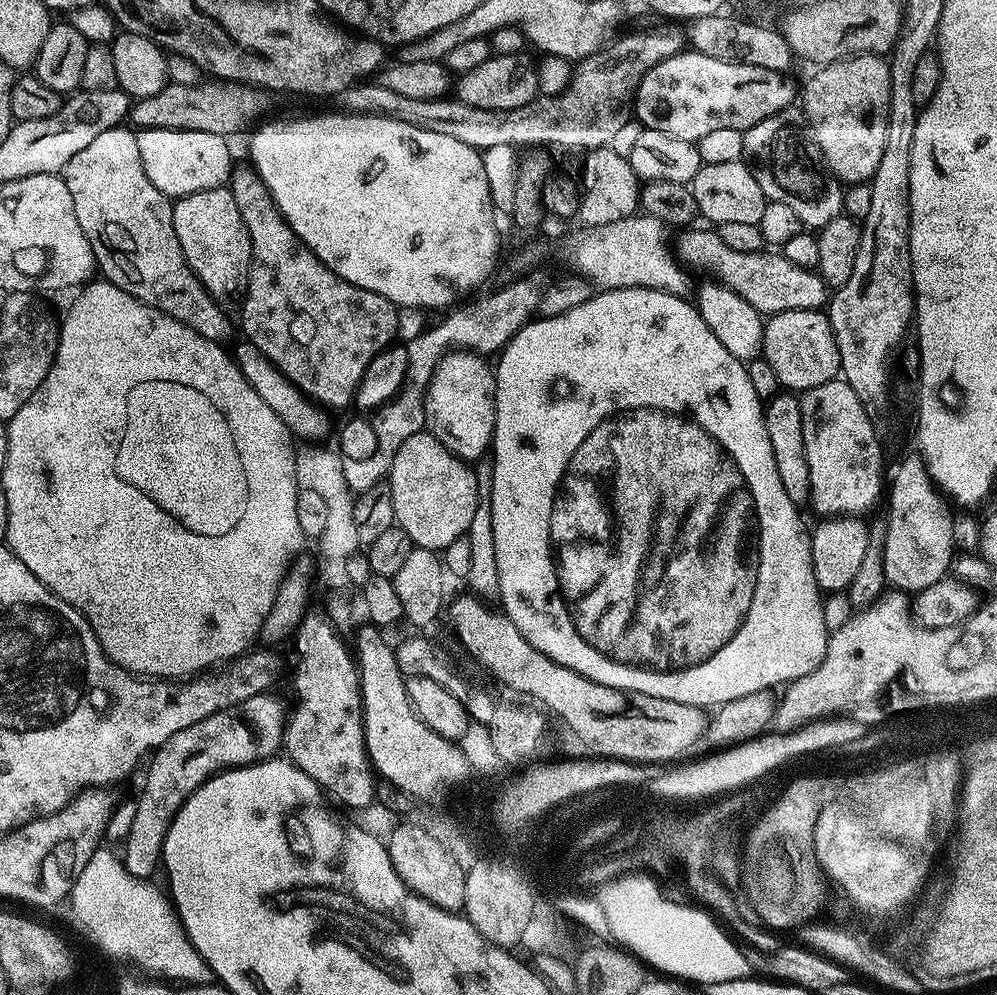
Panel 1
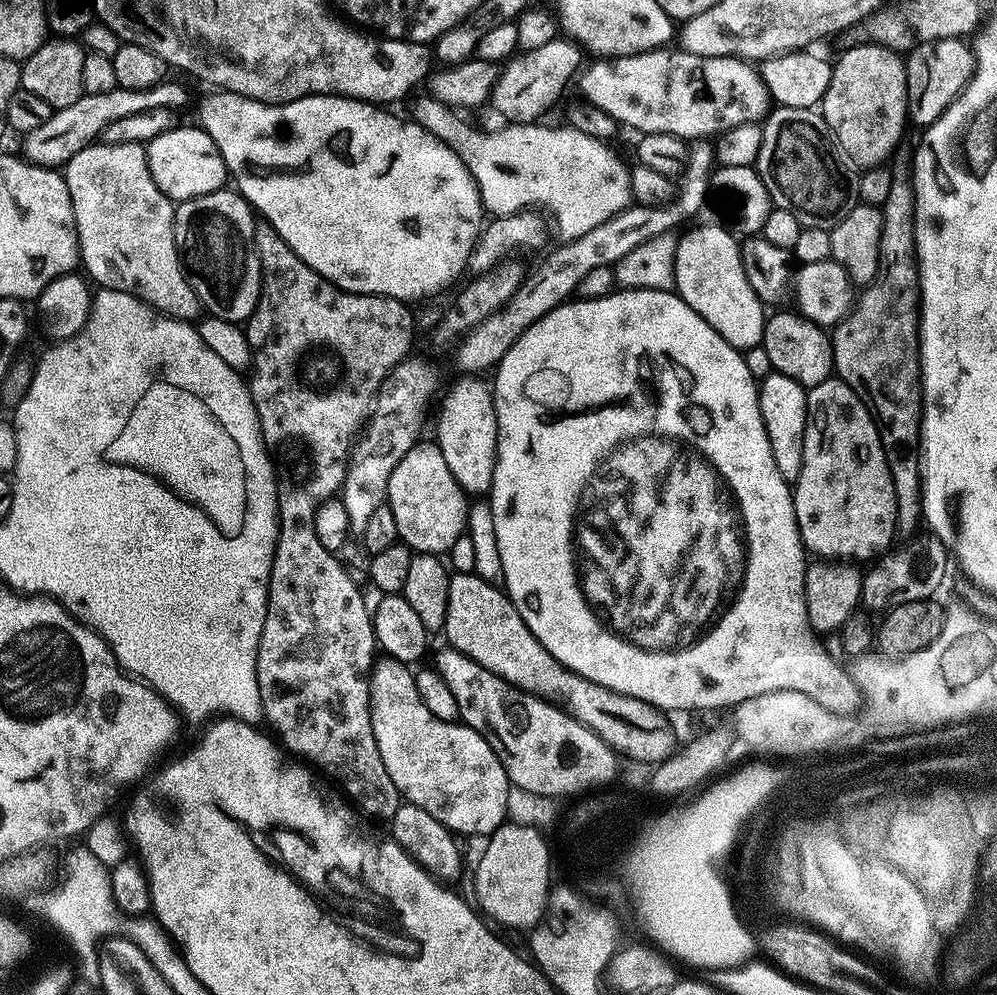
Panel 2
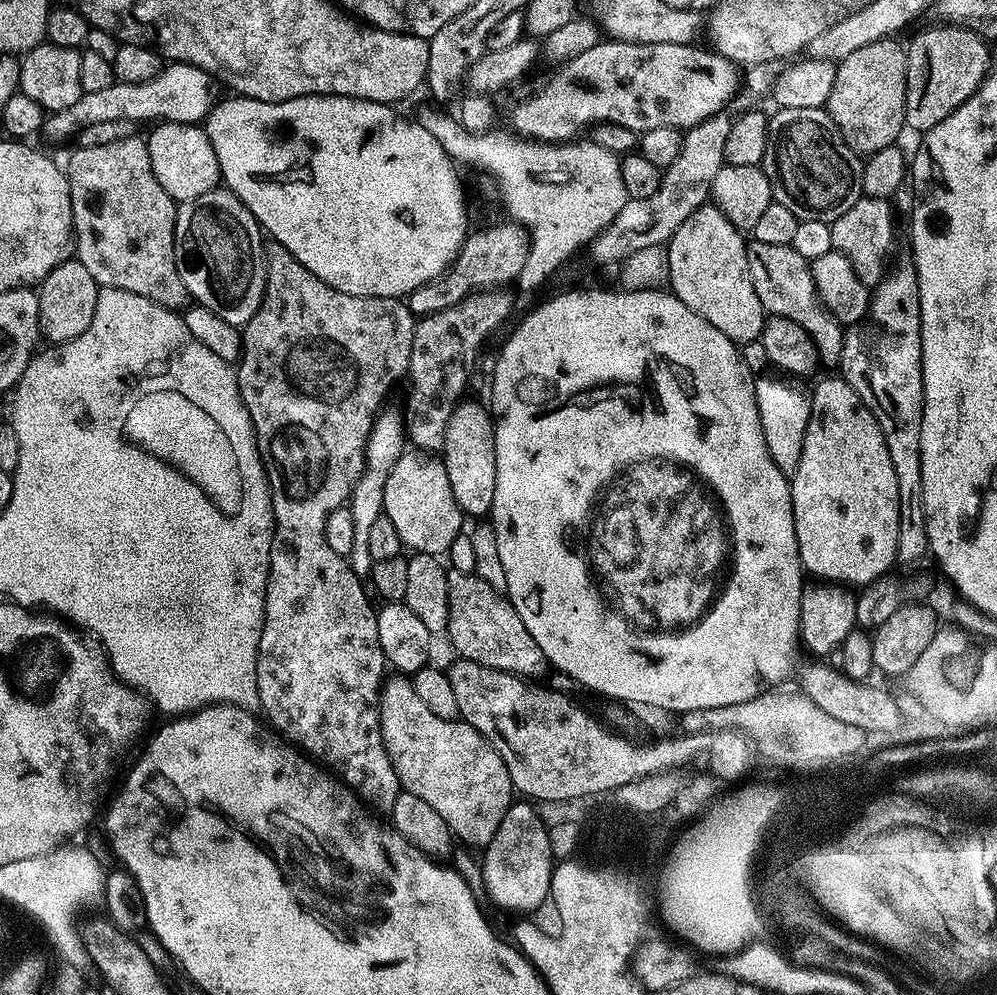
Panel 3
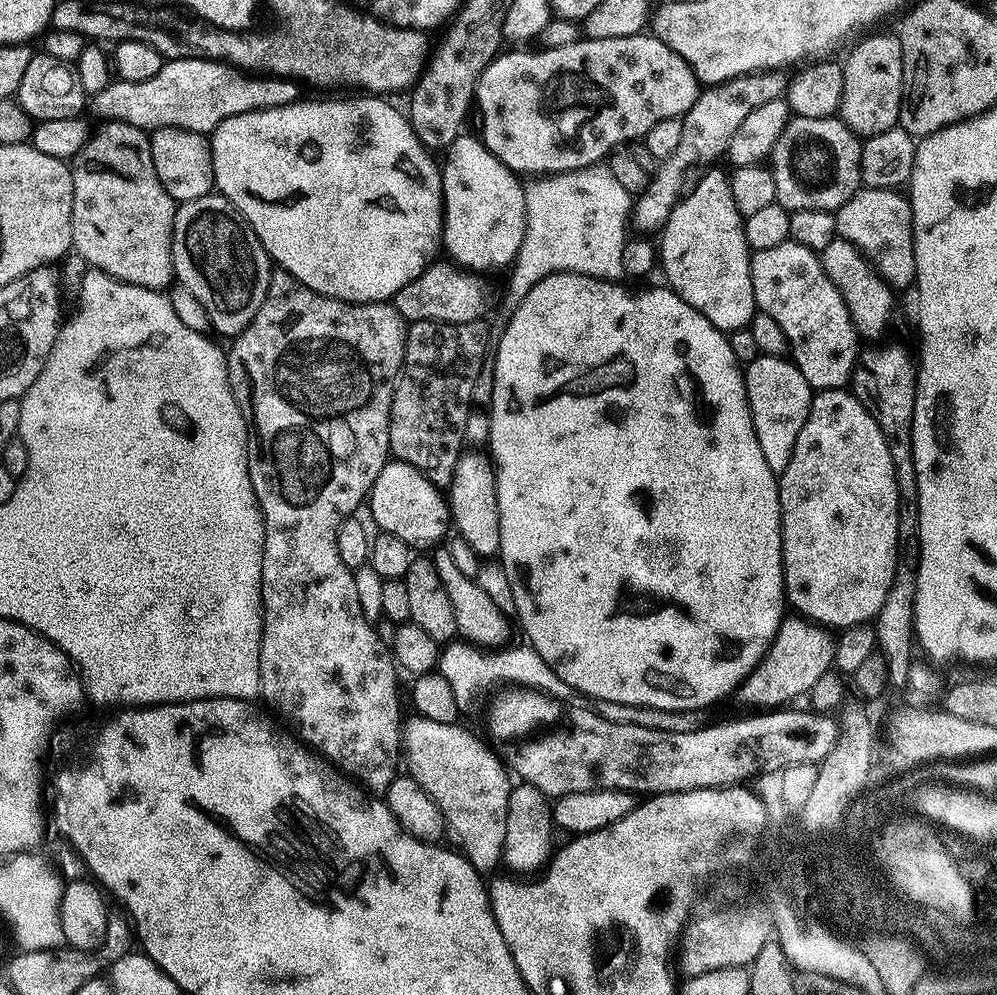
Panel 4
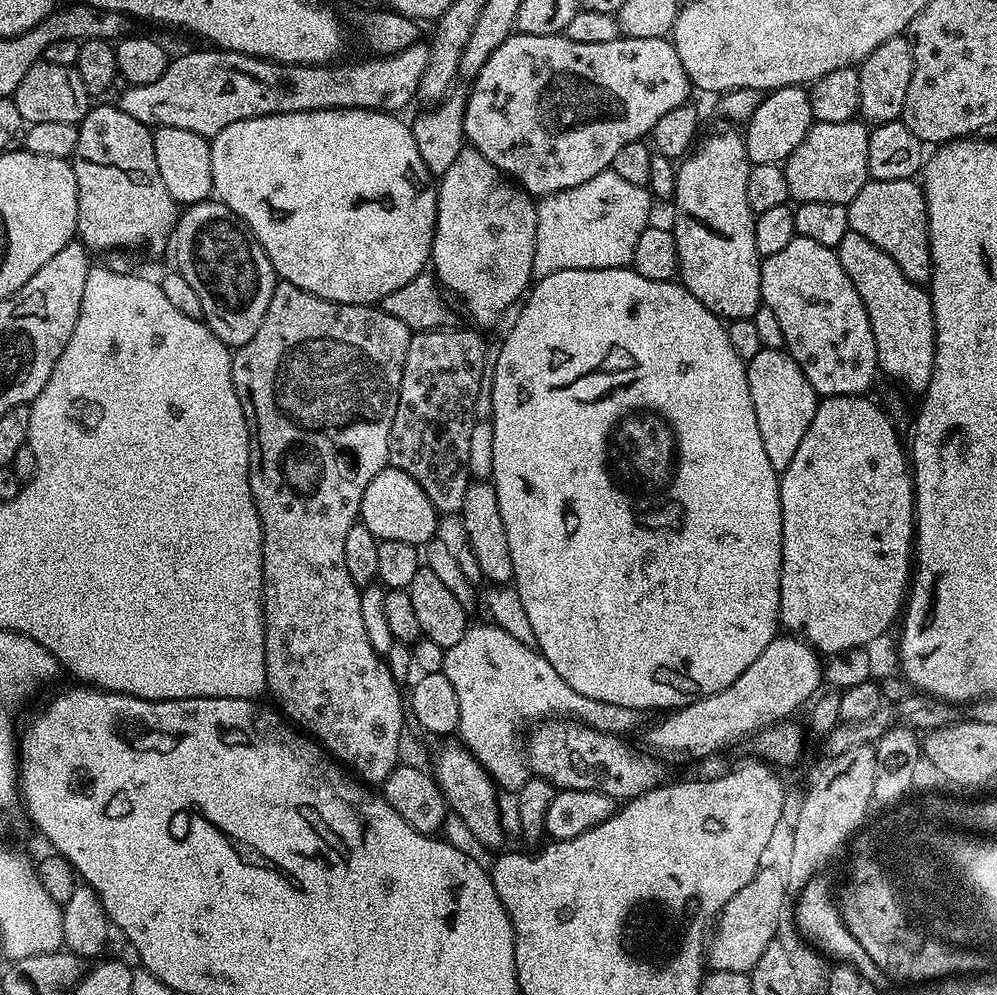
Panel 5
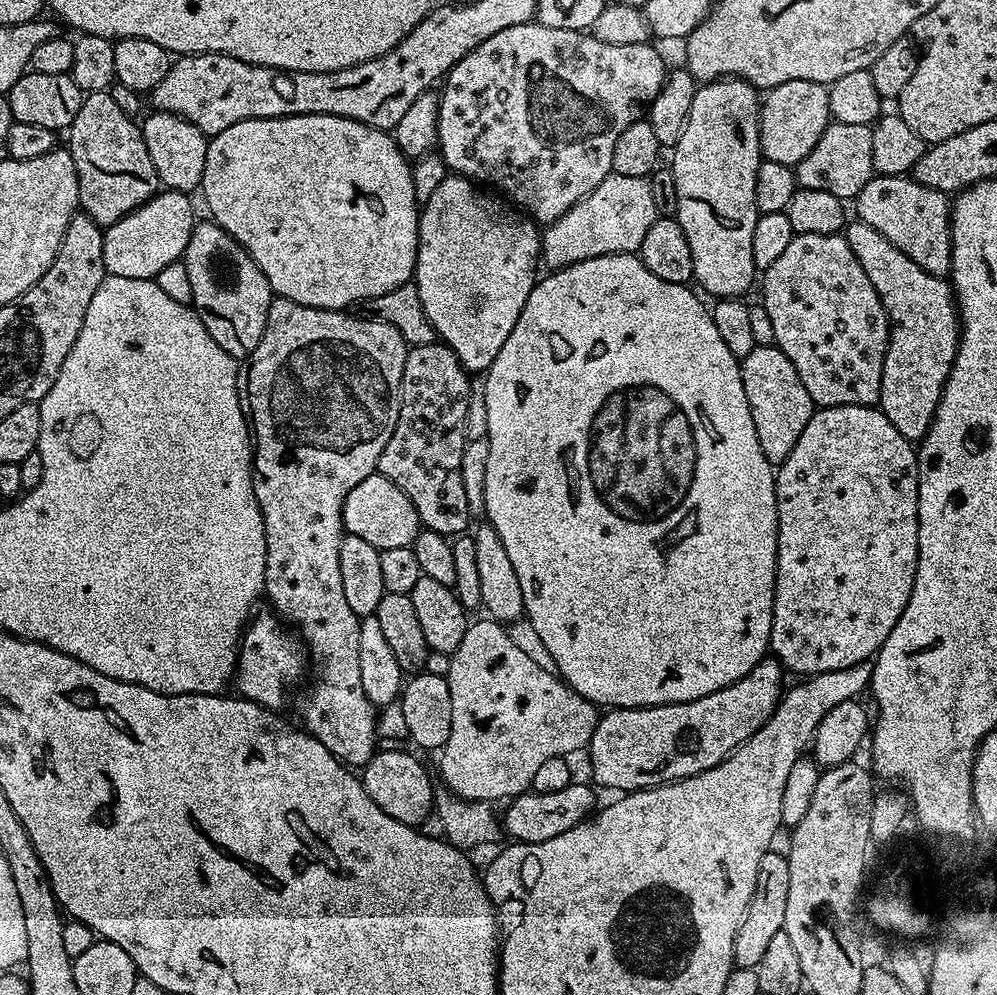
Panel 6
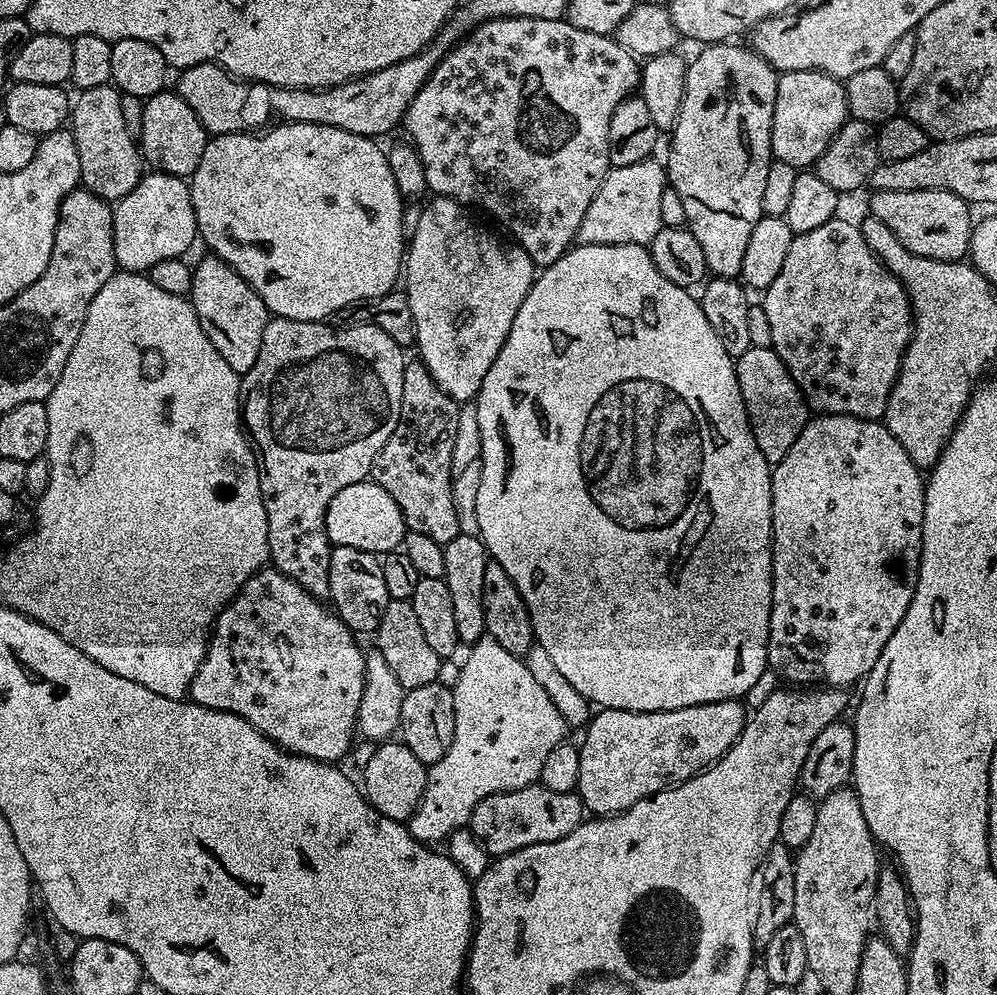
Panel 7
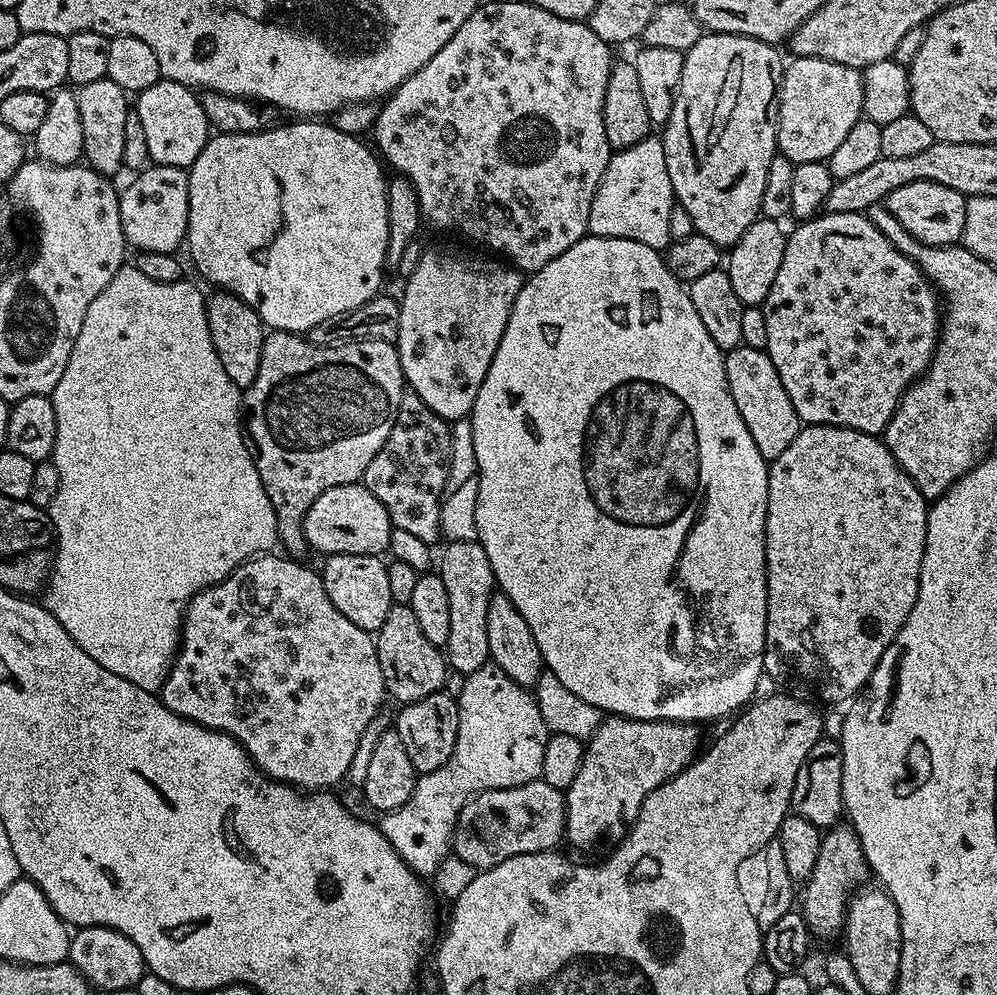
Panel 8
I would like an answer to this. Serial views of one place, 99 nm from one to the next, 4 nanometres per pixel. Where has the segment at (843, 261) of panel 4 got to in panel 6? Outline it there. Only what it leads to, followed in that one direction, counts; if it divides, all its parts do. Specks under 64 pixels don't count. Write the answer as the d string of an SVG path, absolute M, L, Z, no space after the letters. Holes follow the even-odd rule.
M853 219L842 235L850 250L854 250L854 258L858 258L862 270L866 270L870 286L878 290L878 298L888 315L888 349L882 362L878 407L890 422L894 422L898 434L919 442L932 425L960 345L956 294L945 277L922 270L918 262L906 258L898 246L886 242L886 238L882 238L878 230L866 226L866 222Z

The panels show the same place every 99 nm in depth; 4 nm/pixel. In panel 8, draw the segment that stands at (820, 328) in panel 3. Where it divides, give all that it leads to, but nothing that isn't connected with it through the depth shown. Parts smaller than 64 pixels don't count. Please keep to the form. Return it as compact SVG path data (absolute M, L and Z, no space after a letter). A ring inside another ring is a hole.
M825 211L795 226L797 228L790 232L786 242L786 254L782 254L782 267L774 277L774 286L770 286L770 294L766 294L762 305L766 318L766 351L770 362L774 362L774 370L778 370L778 378L782 378L782 386L786 386L786 394L790 394L790 402L794 402L794 410L801 425L842 426L871 436L880 436L900 404L904 392L920 379L932 364L938 337L942 331L942 304L938 299L938 293L926 279L921 268L913 260L906 258L906 254L896 250L893 243L886 238L886 234L882 234L865 213L838 214Z

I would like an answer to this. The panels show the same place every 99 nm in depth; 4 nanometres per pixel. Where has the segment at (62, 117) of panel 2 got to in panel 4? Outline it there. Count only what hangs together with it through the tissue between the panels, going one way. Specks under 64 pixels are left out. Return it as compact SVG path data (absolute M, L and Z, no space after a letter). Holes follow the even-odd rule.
M169 60L146 82L113 79L106 90L91 97L90 108L104 122L117 120L145 130L181 128L211 134L231 116L297 103L302 96L300 91L301 85L295 81L245 75L240 69L218 60Z

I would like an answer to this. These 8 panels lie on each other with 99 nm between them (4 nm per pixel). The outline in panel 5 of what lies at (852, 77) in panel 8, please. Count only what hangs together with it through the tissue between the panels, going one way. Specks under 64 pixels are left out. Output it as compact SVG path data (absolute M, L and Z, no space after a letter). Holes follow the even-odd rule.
M803 87L777 88L769 91L761 99L754 110L754 114L743 129L746 154L752 164L779 164L783 165L790 153L795 150L802 138L812 128L814 117L812 115L812 98Z

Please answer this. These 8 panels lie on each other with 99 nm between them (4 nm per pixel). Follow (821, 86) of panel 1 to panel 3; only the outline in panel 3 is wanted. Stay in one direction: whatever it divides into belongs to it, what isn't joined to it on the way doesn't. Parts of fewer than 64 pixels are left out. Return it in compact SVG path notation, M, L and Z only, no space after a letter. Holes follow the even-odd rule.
M889 38L886 40L879 40L878 42L870 42L870 46L862 46L858 50L854 50L854 54L850 54L847 58L842 58L836 64L836 73L834 74L834 90L830 94L826 105L826 111L832 115L832 121L838 126L838 130L844 136L844 140L850 145L858 154L871 154L882 150L886 146L896 144L899 141L900 131L905 131L906 125L904 123L904 99L906 98L906 58L908 53L903 43L899 44L899 39Z

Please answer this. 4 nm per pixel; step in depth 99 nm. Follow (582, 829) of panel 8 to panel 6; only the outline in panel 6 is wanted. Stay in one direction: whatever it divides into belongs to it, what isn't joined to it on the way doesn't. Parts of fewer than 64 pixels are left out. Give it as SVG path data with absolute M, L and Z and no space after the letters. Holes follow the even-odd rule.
M765 658L757 662L750 674L722 690L714 690L714 694L706 694L706 698L681 704L656 704L652 708L614 708L605 711L596 724L592 743L586 752L592 759L591 779L612 780L614 787L624 788L620 790L639 790L658 788L673 780L685 780L718 766L745 744L767 722L770 714L774 714L780 704L780 683L784 676L786 669L779 660Z

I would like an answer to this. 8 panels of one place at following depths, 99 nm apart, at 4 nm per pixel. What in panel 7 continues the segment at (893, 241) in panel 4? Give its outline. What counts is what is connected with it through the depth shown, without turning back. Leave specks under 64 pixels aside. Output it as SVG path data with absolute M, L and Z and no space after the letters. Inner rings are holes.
M882 190L873 191L871 195L867 211L878 218L878 222L883 222L898 237L898 242L906 246L906 250L914 250L914 254L922 254L922 258L934 258L938 262L964 260L969 255L974 227L973 209L967 200L958 198L958 194L946 190Z

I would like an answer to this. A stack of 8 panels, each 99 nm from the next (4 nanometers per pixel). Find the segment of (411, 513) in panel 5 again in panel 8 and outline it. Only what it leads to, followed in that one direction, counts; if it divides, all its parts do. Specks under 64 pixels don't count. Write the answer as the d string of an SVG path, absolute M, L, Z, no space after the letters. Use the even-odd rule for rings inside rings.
M362 482L334 486L318 494L304 519L304 536L309 549L313 553L324 552L325 557L334 554L380 556L388 552L392 529L392 519L390 514L386 514L386 506L382 506L382 502L378 502Z

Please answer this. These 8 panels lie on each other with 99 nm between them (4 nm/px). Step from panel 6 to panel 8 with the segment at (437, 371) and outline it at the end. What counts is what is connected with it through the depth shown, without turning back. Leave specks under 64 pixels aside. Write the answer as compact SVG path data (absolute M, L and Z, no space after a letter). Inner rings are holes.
M405 390L402 402L398 402L398 414L390 438L382 442L382 450L378 450L370 466L366 466L362 481L370 494L386 506L393 528L407 530L429 546L439 545L442 540L440 502L445 497L444 487L451 460L451 434L449 421L434 414L416 392Z

